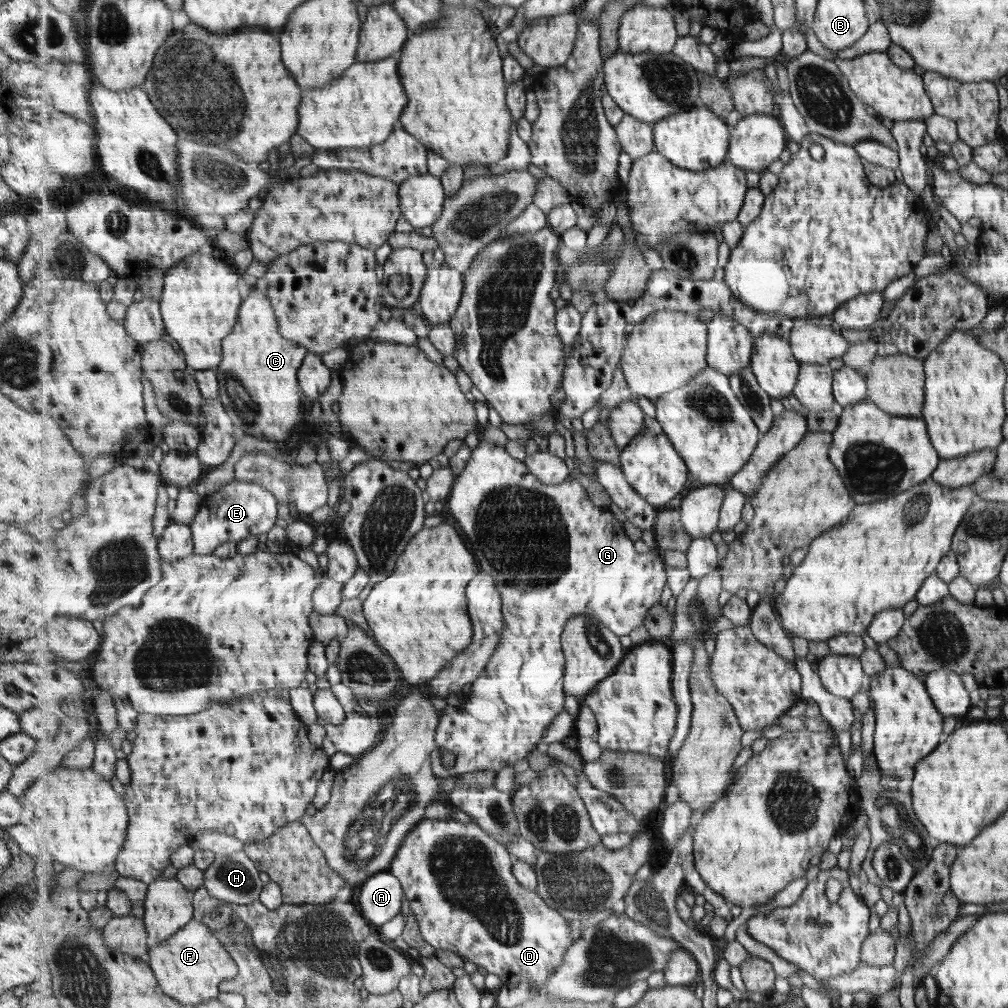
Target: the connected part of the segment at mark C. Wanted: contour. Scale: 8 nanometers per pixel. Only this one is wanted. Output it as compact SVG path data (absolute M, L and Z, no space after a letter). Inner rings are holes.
M258 283L245 294L239 310L239 320L231 336L223 342L225 360L219 372L235 372L235 376L219 376L220 400L237 428L243 428L255 438L269 442L291 438L303 420L303 395L298 372L308 354L307 348L289 342L279 332L279 318L267 296L267 290ZM259 404L259 406L245 406Z

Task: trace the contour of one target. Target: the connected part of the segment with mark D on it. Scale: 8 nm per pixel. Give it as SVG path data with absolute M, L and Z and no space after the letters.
M423 819L413 831L407 835L399 849L398 855L395 856L389 871L399 877L401 884L406 892L406 897L410 903L414 917L420 928L421 935L426 942L429 942L435 949L451 950L457 952L465 960L475 965L485 968L489 973L497 974L501 977L502 983L509 986L517 986L525 981L537 982L537 985L545 986L547 979L559 969L559 966L565 963L565 953L567 949L577 941L577 932L572 931L568 921L559 914L559 907L547 904L547 901L535 890L525 888L514 875L514 858L501 841L495 839L491 833L487 833L481 825L477 823L461 823L457 820L443 819Z

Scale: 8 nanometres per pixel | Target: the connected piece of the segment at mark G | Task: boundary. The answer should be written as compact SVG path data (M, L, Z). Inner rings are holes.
M480 441L472 450L472 457L469 459L465 470L461 472L461 476L454 480L453 488L450 496L447 498L448 510L454 517L456 522L466 534L471 543L471 550L475 552L481 572L495 576L494 580L498 585L499 593L502 597L502 612L504 617L503 635L501 641L489 660L487 667L480 673L479 678L470 685L469 699L463 702L459 708L447 705L441 710L441 717L437 730L435 730L435 744L437 748L431 754L431 764L435 775L441 778L449 778L449 776L459 776L465 773L475 771L495 771L499 772L505 768L505 765L514 765L515 762L526 758L527 754L535 747L542 747L541 736L549 724L555 720L555 716L565 710L566 706L566 691L564 688L564 674L566 669L566 657L562 650L562 634L566 623L570 618L581 614L589 614L598 620L601 620L613 633L617 636L627 636L633 630L643 625L643 620L647 618L649 609L654 608L654 604L658 603L663 588L667 582L667 564L664 562L662 552L658 550L649 550L646 553L639 553L635 550L635 544L629 540L629 536L625 534L623 523L615 518L615 514L607 510L605 507L597 507L583 484L579 482L579 476L572 475L565 482L556 485L545 484L535 476L535 473L529 471L529 467L525 461L516 459L511 456L503 445L495 445L486 441ZM443 750L454 754L454 765L449 768L443 764Z

